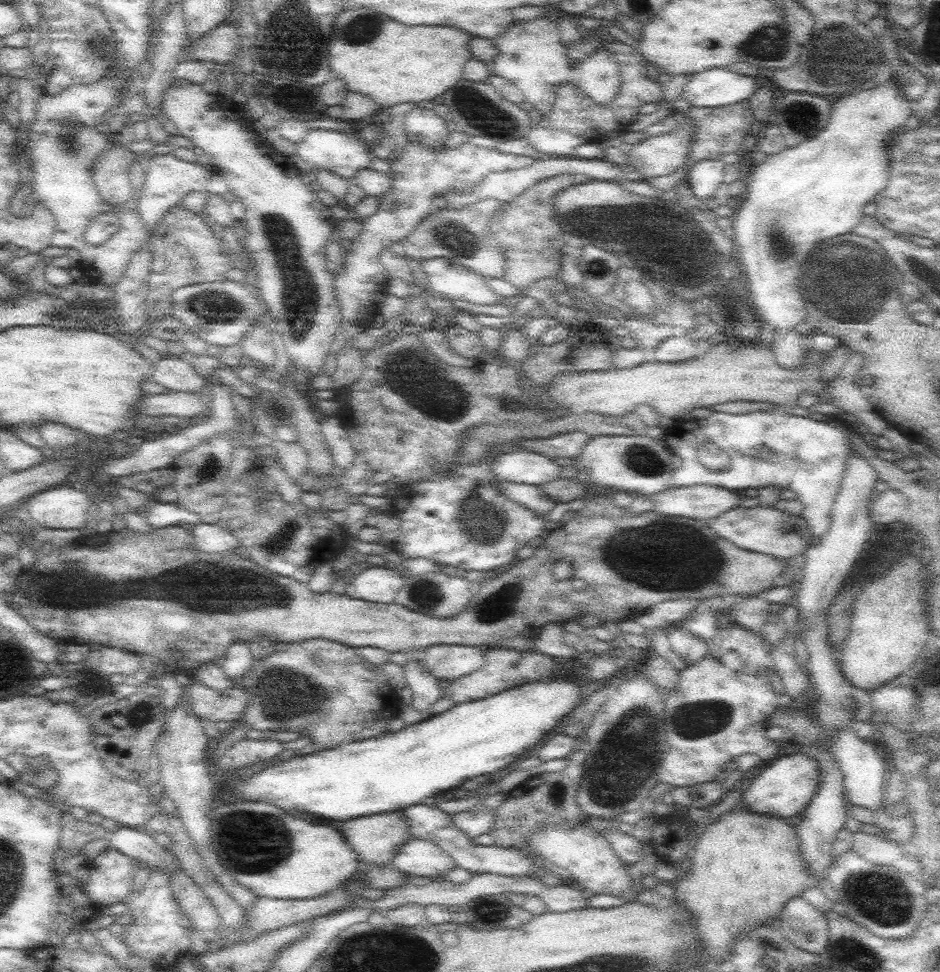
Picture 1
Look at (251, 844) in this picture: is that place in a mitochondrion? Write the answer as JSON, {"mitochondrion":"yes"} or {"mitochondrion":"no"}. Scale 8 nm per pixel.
{"mitochondrion":"yes"}

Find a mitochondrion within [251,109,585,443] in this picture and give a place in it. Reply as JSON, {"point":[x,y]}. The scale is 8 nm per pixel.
{"point":[280,231]}

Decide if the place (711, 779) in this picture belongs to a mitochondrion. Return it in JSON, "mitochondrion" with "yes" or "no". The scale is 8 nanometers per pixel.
{"mitochondrion":"no"}

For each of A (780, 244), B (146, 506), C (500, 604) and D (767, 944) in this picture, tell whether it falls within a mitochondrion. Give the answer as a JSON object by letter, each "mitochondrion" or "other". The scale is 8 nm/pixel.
{"A":"mitochondrion","B":"other","C":"mitochondrion","D":"other"}

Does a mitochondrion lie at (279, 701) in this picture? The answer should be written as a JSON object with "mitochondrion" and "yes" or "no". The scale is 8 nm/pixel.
{"mitochondrion":"yes"}

